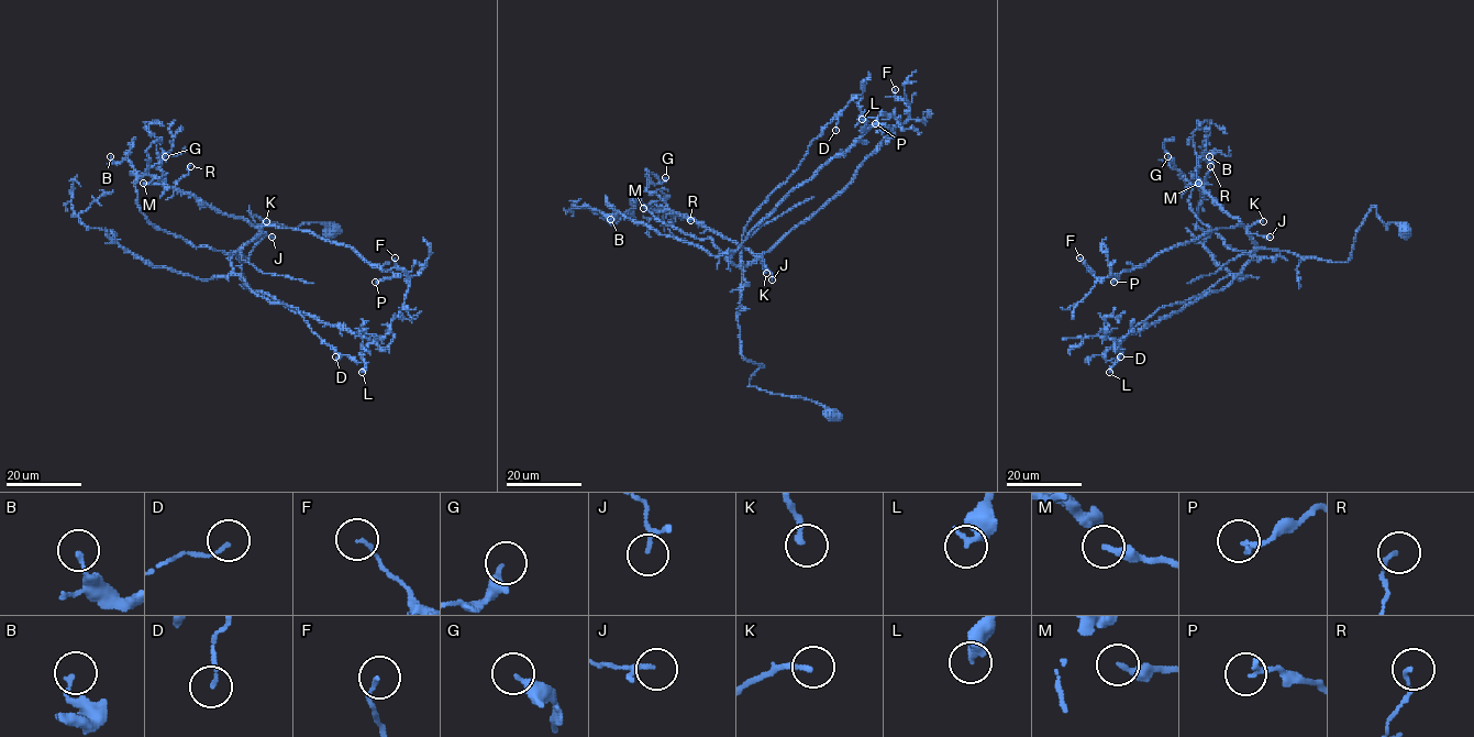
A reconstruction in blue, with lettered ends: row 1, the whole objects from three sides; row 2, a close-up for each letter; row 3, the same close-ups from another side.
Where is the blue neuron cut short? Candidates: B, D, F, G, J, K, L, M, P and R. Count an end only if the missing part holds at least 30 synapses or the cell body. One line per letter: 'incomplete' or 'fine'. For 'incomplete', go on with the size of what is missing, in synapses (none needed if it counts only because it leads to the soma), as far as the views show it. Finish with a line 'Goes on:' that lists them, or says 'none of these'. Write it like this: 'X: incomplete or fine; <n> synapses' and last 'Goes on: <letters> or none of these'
B: fine
D: fine
F: fine
G: fine
J: fine
K: fine
L: fine
M: fine
P: fine
R: fine
Goes on: none of these

